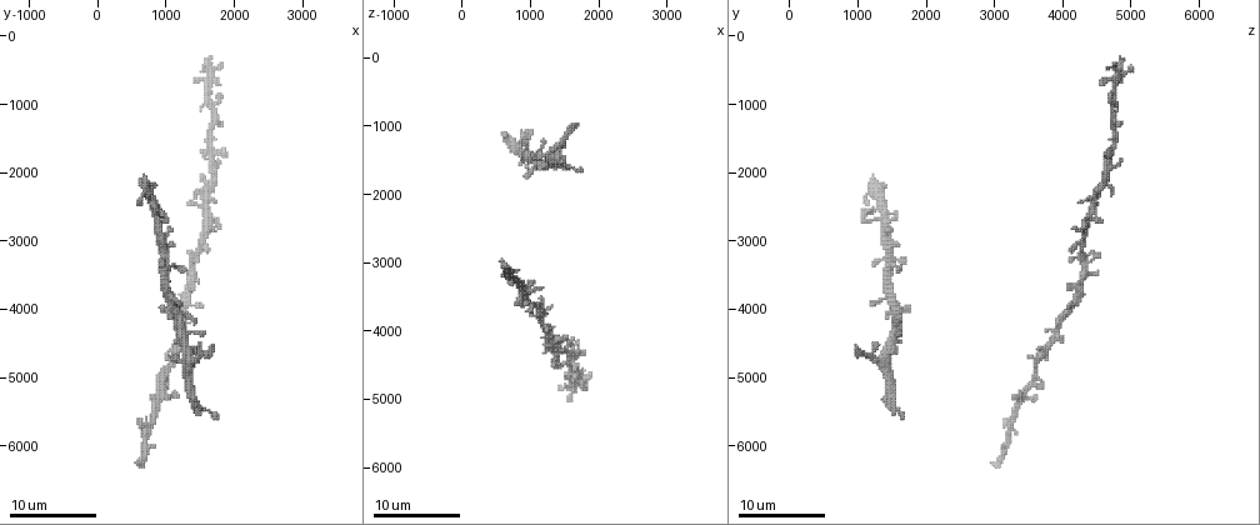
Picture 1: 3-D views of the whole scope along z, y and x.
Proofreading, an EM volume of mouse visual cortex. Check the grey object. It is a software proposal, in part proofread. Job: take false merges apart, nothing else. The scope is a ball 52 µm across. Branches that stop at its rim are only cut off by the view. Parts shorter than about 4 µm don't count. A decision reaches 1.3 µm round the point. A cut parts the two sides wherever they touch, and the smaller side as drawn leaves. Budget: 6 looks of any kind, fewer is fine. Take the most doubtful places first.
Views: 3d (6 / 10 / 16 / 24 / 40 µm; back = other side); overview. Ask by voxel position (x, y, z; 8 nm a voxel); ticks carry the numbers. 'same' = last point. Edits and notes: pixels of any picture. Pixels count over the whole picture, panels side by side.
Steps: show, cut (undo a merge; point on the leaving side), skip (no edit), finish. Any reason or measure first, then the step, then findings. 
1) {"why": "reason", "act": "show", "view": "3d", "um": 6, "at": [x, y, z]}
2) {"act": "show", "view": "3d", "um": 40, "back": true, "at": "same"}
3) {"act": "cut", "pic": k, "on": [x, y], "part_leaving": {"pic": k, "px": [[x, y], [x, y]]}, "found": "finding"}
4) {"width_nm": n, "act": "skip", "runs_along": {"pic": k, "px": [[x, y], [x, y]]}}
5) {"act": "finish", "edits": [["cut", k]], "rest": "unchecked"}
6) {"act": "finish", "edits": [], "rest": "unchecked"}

{"why": "four-way junction", "act": "show", "view": "3d", "um": 10, "at": [950, 5050, 3550]}

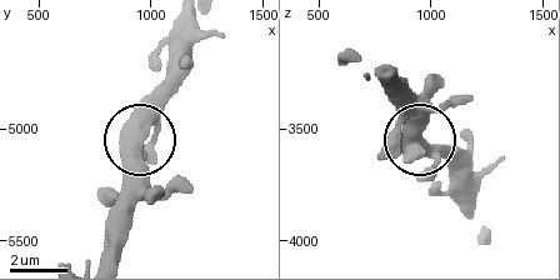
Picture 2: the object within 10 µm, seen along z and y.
{"arms": 4, "act": "skip", "runs_along": {"pic": 2, "px": [[103, 258], [140, 115], [169, 81]]}, "found": "one cell here"}

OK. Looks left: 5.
{"why": "arms run side by side", "act": "show", "view": "3d", "um": 16, "at": [800, 5700, 3250]}

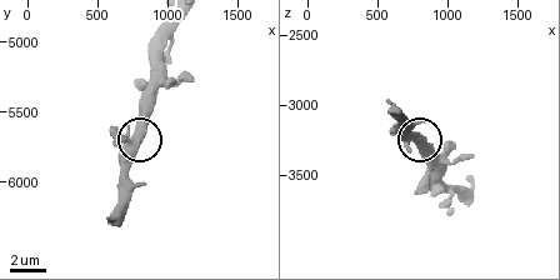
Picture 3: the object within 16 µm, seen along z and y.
{"why": "closer look", "act": "show", "view": "3d", "um": 6, "at": "same"}

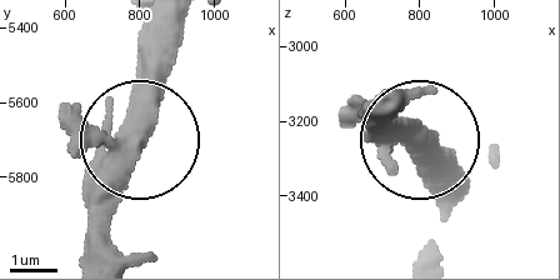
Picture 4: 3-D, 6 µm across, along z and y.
{"width_nm": 420, "act": "skip", "runs_along": {"pic": 4, "px": [[134, 143], [141, 23]]}, "found": "one cell here"}

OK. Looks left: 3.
{"why": "thin neck", "act": "show", "view": "3d", "um": 10, "at": [1100, 3800, 1500]}

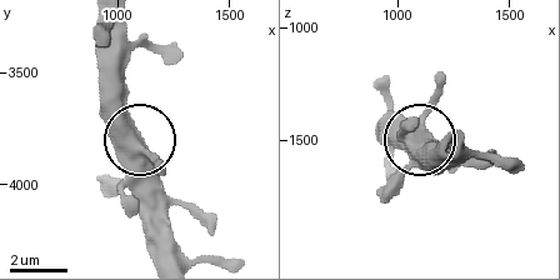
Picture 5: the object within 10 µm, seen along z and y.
{"act": "skip", "found": "continuous, no second cell"}

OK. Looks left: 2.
{"act": "finish", "edits": [], "rest": "unchecked"}

